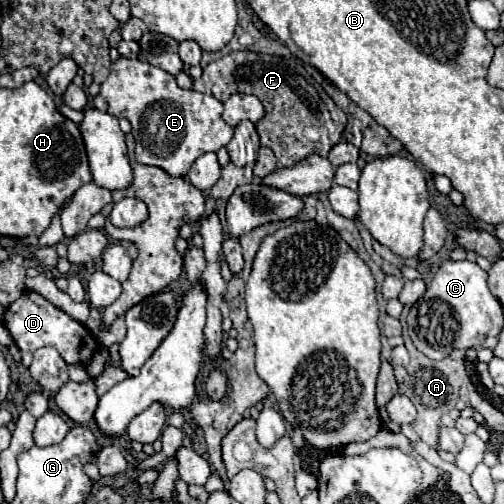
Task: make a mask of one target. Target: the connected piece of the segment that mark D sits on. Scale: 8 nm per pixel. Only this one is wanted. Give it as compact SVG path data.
M24 291L24 295L20 295L20 299L16 299L6 309L6 313L4 313L4 327L10 331L12 341L22 351L22 365L26 369L30 367L32 353L38 347L44 347L44 345L54 347L62 355L62 359L66 363L84 365L84 367L92 361L94 353L100 349L100 345L96 343L96 337L82 323L78 323L76 319L66 315L62 309L54 307L48 299L44 299L36 291Z

